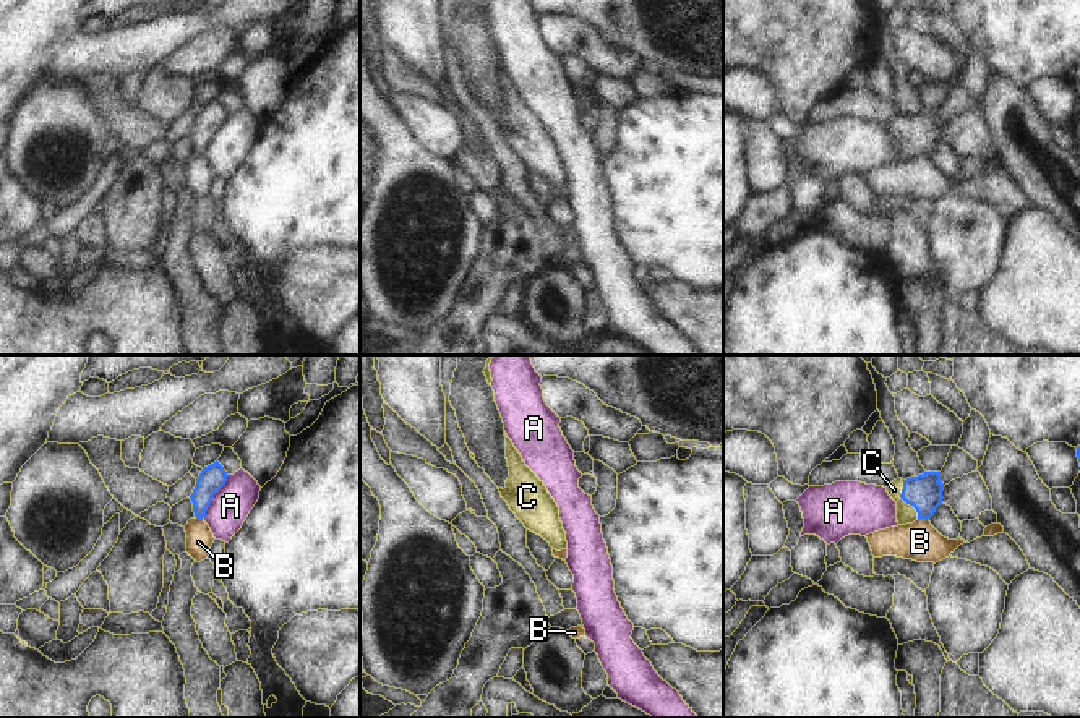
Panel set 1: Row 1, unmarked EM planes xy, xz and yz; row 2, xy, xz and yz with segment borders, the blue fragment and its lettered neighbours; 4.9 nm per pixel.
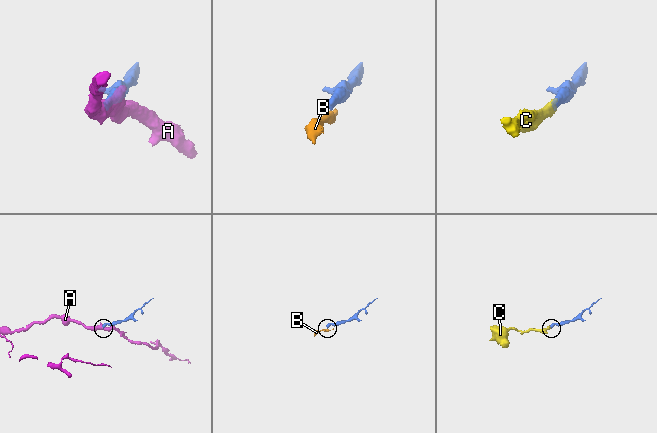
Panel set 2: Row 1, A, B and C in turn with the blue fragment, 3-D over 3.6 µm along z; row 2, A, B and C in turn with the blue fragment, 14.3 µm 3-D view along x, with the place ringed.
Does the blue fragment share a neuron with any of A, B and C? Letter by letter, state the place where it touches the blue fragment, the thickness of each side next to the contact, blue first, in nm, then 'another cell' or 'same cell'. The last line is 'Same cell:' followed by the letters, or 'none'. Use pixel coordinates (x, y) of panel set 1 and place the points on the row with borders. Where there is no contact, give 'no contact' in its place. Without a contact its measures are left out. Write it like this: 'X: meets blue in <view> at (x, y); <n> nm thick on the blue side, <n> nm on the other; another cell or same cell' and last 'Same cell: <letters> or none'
A: meets blue in xy at (213, 496); 130 nm thick on the blue side, 190 nm on the other; another cell
B: meets blue in yz at (923, 517); 180 nm thick on the blue side, 190 nm on the other; another cell
C: meets blue in yz at (904, 500); 180 nm thick on the blue side, 100 nm on the other; same cell
Same cell: C

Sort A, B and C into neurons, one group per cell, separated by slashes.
A / B / C

